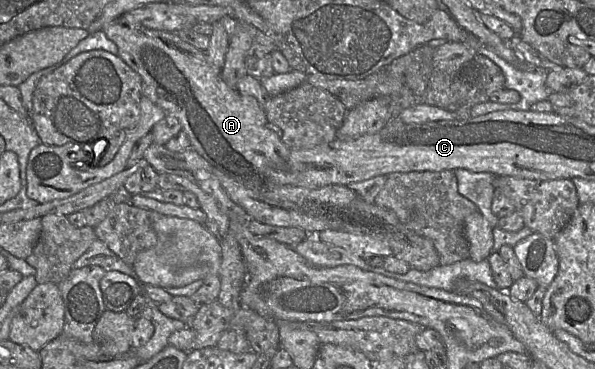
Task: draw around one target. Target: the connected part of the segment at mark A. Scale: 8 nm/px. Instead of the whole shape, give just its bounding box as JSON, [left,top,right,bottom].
[102,16,440,271]

